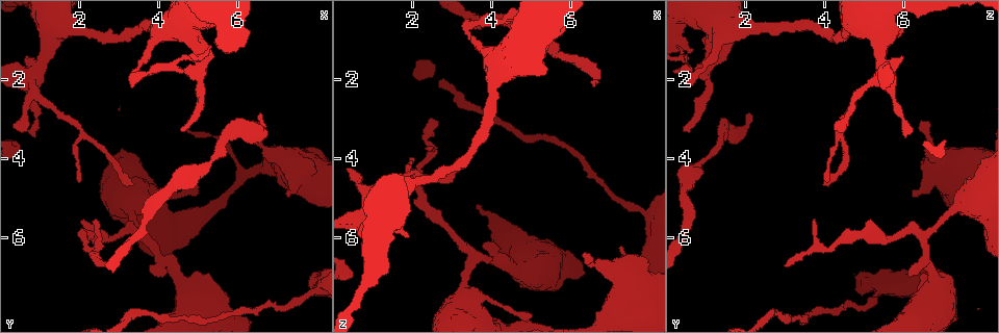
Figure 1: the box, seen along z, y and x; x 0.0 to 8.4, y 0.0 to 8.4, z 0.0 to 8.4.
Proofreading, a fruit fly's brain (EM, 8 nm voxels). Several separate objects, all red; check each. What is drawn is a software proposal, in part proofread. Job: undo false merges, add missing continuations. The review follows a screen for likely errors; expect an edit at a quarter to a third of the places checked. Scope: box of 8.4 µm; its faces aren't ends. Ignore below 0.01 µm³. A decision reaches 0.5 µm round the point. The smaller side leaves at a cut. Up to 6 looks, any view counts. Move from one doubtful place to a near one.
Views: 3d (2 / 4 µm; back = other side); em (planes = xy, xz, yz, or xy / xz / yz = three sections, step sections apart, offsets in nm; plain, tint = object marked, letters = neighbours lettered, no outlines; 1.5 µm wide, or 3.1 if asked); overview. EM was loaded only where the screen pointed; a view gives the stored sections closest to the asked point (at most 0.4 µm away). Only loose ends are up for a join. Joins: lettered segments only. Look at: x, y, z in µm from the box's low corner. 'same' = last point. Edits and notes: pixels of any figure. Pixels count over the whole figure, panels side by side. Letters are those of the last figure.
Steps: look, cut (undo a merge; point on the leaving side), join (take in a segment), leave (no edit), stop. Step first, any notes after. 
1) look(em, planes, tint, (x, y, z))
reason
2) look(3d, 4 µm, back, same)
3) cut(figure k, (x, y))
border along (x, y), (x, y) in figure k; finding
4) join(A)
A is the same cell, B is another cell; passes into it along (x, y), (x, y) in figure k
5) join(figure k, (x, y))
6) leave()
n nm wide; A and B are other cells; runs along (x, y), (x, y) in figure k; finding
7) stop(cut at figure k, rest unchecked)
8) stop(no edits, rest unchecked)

look(em, yz, step 8, letters, (6.60, 2.95, 2.00))
branch stops here

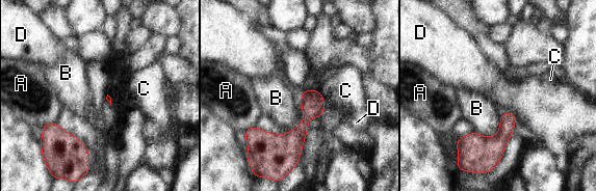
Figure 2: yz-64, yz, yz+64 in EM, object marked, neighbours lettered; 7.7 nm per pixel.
look(em, planes, letters, same)

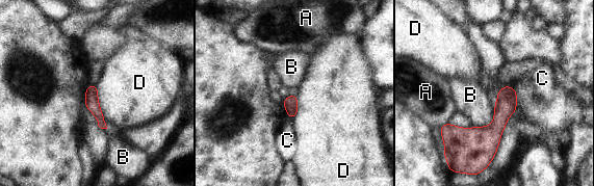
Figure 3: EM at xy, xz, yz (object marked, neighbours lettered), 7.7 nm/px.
leave()
A, B, C and D are other cells; runs along (513, 92), (486, 135), (443, 129) in figure 3; no lettered segment goes on from it

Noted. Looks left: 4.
look(em, yz, step 4, letters, (6.45, 3.05, 6.50))
free end

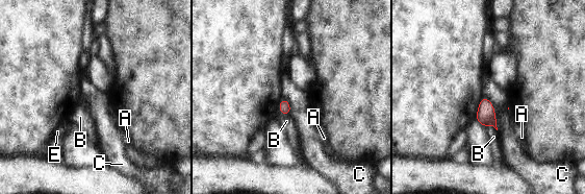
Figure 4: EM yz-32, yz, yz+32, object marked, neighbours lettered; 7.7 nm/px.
look(em, planes, letters, same)
another direction

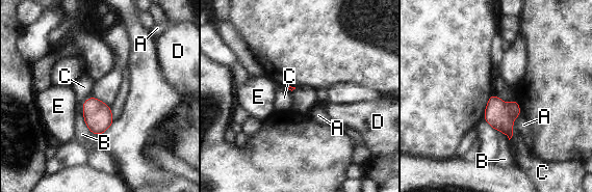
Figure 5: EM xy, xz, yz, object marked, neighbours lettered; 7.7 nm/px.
leave()
A, B, C, D and E are other cells; border along (517, 116), (509, 139) in figure 5; none of them fits

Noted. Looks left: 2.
look(em, yz, step 4, tint, (2.60, 6.70, 3.10))
tapers out

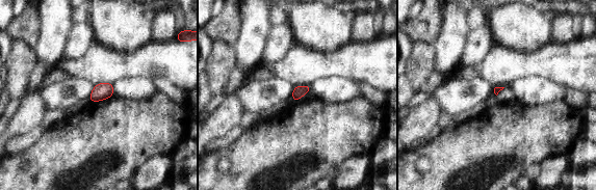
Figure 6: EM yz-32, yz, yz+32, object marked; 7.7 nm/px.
look(em, planes, letters, same)
another direction

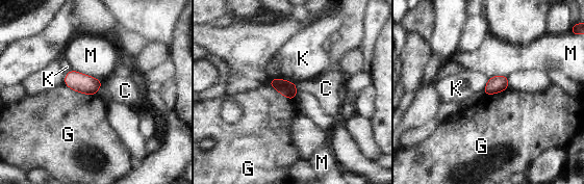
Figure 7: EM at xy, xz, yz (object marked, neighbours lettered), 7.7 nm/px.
leave()
C, G, K and M are other cells; border along (65, 84), (79, 92), (96, 94) in figure 7; no lettered segment goes on from it

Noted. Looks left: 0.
stop(no edits, rest unchecked)

